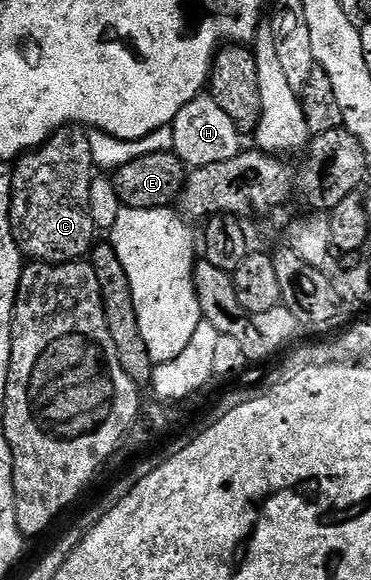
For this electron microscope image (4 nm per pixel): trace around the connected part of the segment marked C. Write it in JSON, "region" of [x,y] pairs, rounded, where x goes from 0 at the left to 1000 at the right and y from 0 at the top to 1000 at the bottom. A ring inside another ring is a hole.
{"region":[[[221,217],[159,221],[111,255],[57,271],[54,284],[70,302],[70,367],[54,393],[70,398],[67,433],[78,440],[84,434],[102,452],[181,455],[240,443],[253,433],[270,395],[245,359],[259,329],[245,236]]]}

